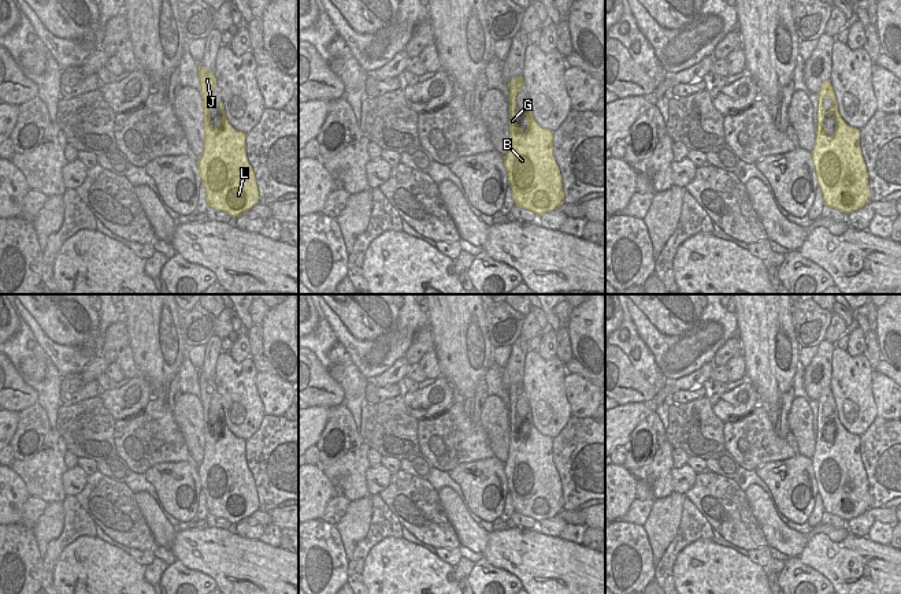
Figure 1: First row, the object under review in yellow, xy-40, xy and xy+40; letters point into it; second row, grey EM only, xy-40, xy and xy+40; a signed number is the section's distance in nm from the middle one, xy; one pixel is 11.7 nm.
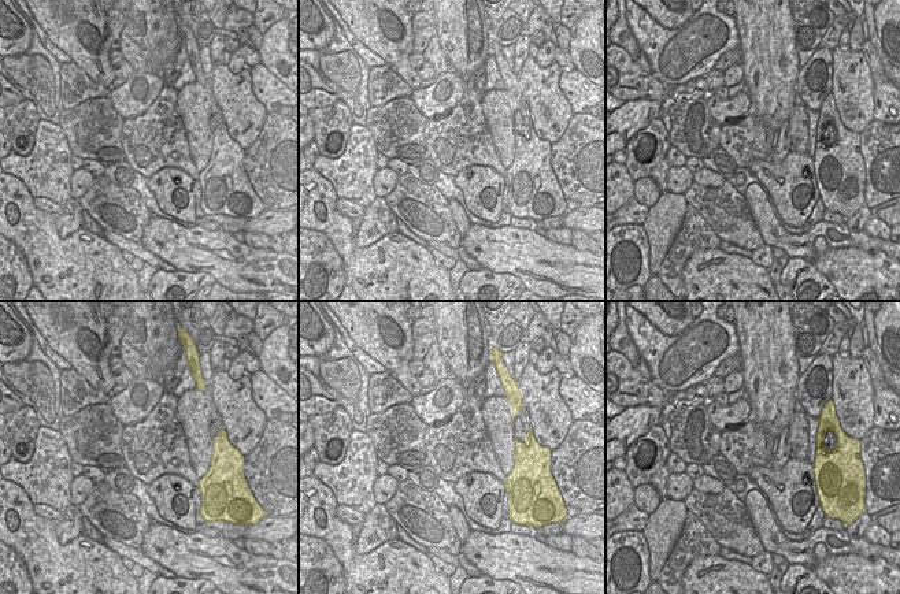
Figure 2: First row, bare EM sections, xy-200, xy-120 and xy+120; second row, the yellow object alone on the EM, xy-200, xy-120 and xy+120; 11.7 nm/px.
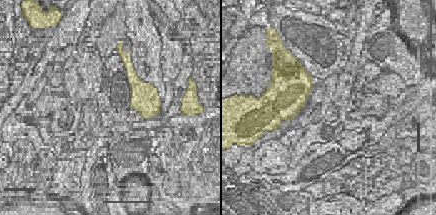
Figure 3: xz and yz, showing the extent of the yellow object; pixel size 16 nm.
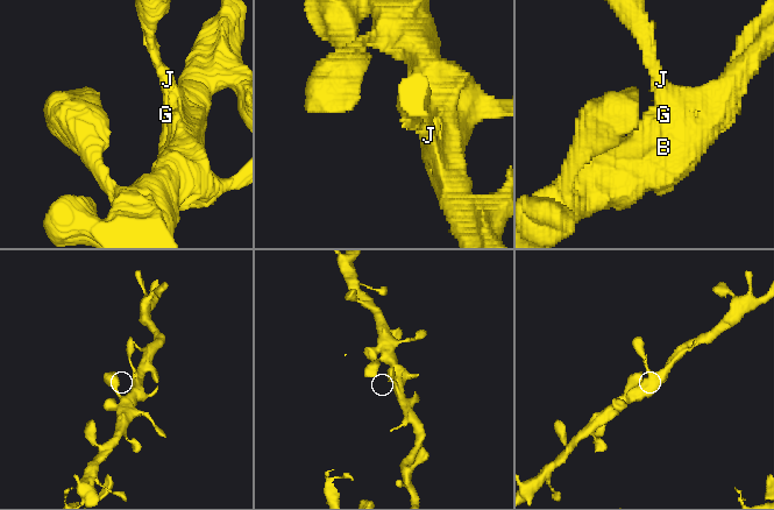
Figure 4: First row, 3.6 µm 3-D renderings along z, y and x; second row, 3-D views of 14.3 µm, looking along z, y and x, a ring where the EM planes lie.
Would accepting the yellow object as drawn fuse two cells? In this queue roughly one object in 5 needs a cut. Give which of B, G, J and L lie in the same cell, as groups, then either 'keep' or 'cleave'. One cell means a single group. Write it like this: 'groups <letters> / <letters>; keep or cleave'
groups B G J L; keep

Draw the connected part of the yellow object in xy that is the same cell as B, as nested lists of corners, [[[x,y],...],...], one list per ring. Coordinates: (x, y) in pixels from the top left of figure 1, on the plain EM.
[[[523,383],[508,389],[509,449],[504,472],[515,512],[541,523],[564,509],[563,489],[553,463],[553,438],[535,428],[530,408],[524,420],[527,435],[516,430],[516,402],[522,394],[526,394]]]

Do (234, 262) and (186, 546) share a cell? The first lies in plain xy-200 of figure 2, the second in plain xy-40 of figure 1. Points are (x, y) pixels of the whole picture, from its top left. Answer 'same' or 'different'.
same

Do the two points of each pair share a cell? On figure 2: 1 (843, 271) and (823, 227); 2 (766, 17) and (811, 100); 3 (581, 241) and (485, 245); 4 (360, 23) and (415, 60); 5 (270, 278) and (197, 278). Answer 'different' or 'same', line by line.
1: different
2: different
3: different
4: different
5: different

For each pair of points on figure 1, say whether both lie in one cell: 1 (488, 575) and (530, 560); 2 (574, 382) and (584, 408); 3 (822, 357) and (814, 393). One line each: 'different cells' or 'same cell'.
1: different cells
2: same cell
3: same cell

